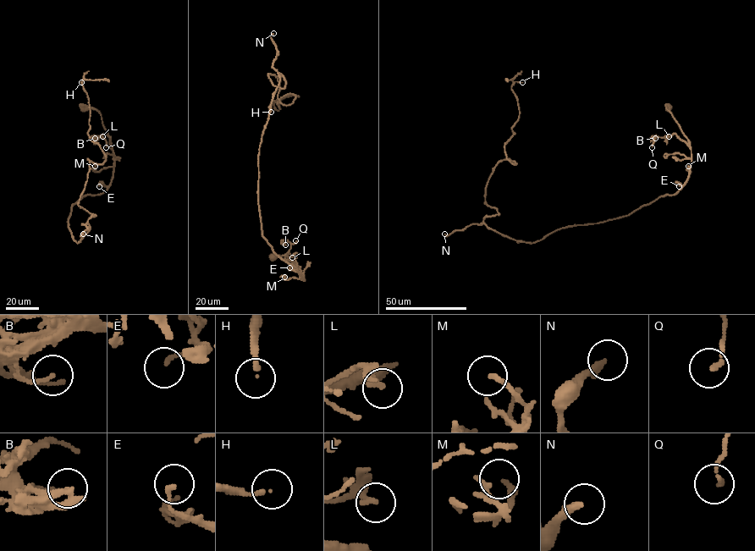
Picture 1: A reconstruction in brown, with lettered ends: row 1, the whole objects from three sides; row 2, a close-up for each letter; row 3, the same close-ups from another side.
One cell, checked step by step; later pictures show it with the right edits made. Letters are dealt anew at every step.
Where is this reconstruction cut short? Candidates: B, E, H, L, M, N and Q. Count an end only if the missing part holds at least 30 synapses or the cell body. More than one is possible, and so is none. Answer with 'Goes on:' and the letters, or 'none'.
Goes on: H, N

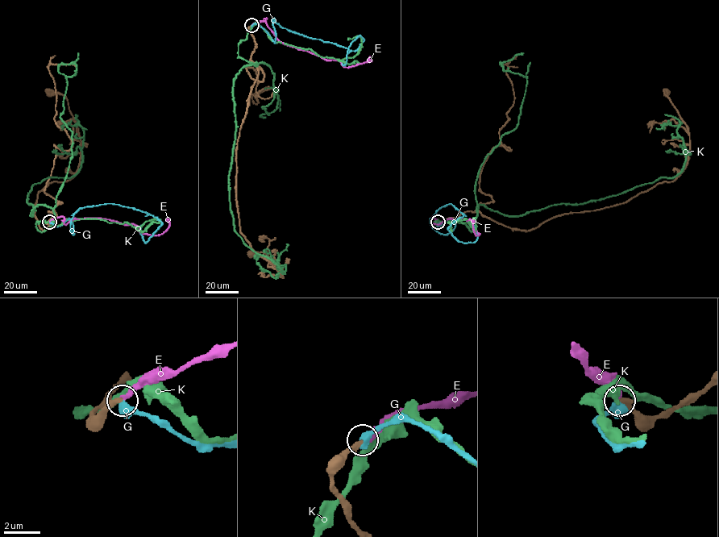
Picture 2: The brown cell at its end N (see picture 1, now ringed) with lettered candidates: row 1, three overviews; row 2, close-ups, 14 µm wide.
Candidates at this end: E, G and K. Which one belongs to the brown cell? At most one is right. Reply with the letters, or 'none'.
E

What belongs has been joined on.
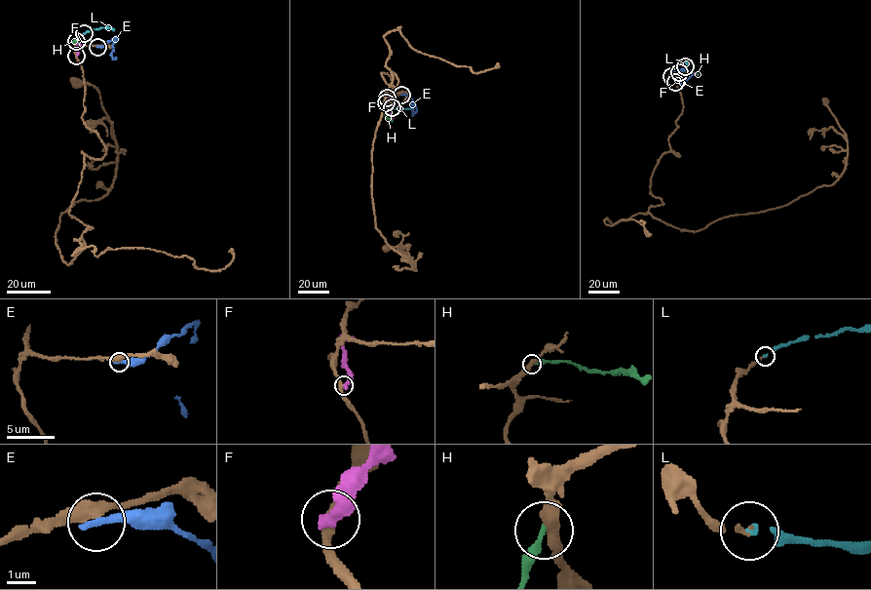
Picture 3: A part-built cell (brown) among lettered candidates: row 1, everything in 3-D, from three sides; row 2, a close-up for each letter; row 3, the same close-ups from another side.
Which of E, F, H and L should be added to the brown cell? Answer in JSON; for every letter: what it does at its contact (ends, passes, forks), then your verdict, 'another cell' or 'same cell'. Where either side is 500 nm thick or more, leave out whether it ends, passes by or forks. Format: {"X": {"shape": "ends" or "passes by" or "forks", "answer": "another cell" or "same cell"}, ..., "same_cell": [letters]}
{"E": {"shape": "ends", "answer": "another cell"}, "F": {"shape": "ends", "answer": "another cell"}, "H": {"shape": "ends", "answer": "another cell"}, "L": {"shape": "ends", "answer": "same cell"}, "same_cell": ["L"]}

